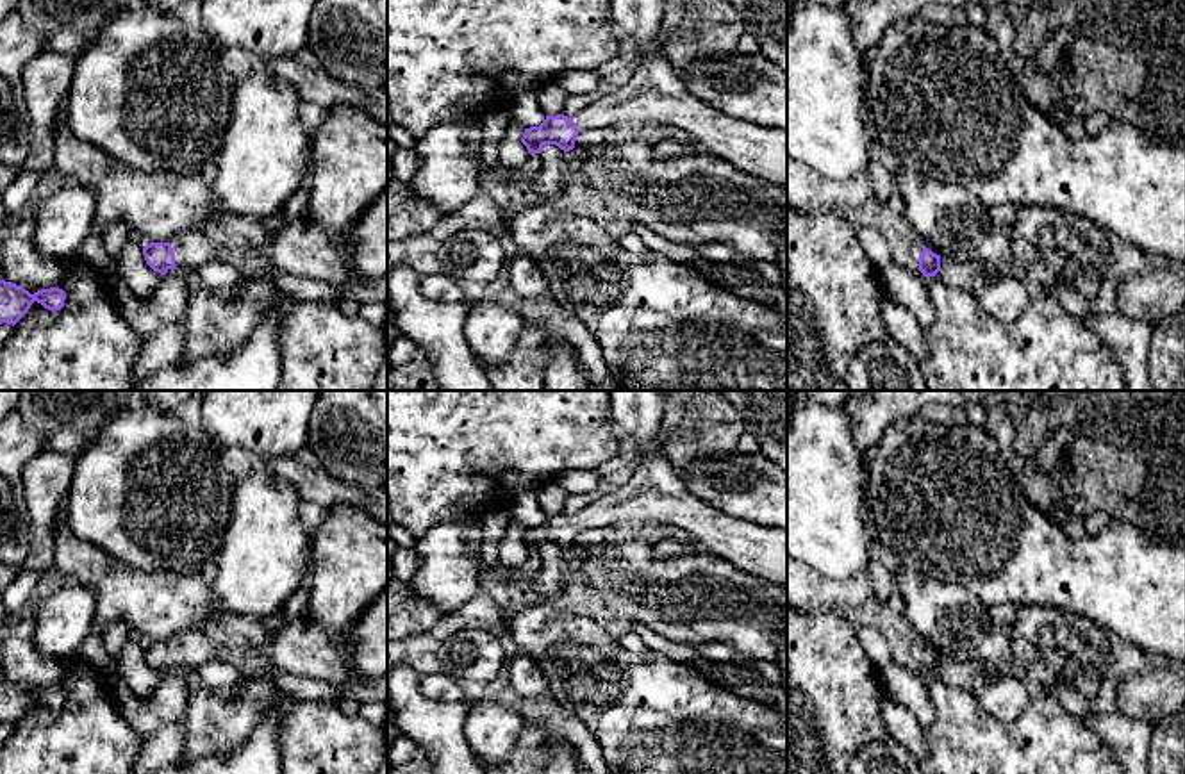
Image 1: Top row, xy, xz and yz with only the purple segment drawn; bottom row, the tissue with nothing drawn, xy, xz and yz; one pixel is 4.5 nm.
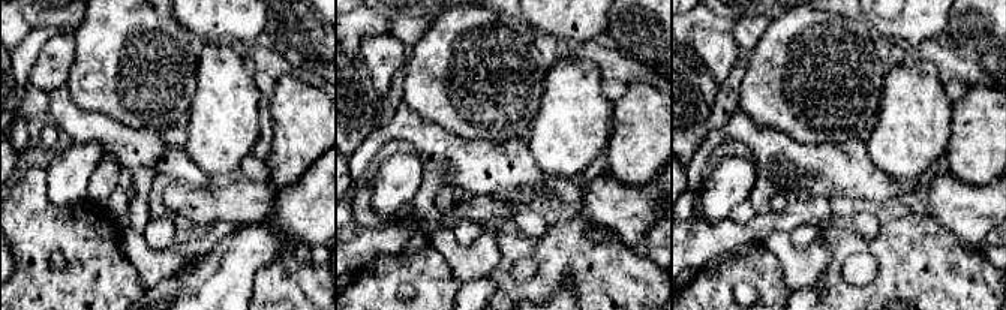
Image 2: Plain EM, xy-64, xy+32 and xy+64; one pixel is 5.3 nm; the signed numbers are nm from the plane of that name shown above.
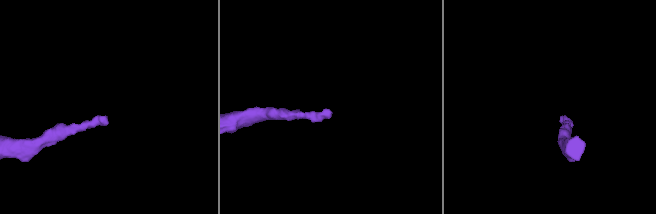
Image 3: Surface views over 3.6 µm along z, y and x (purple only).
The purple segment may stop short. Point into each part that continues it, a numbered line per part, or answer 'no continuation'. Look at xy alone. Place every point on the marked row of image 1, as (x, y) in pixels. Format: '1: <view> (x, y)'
1: xy (300, 247)

